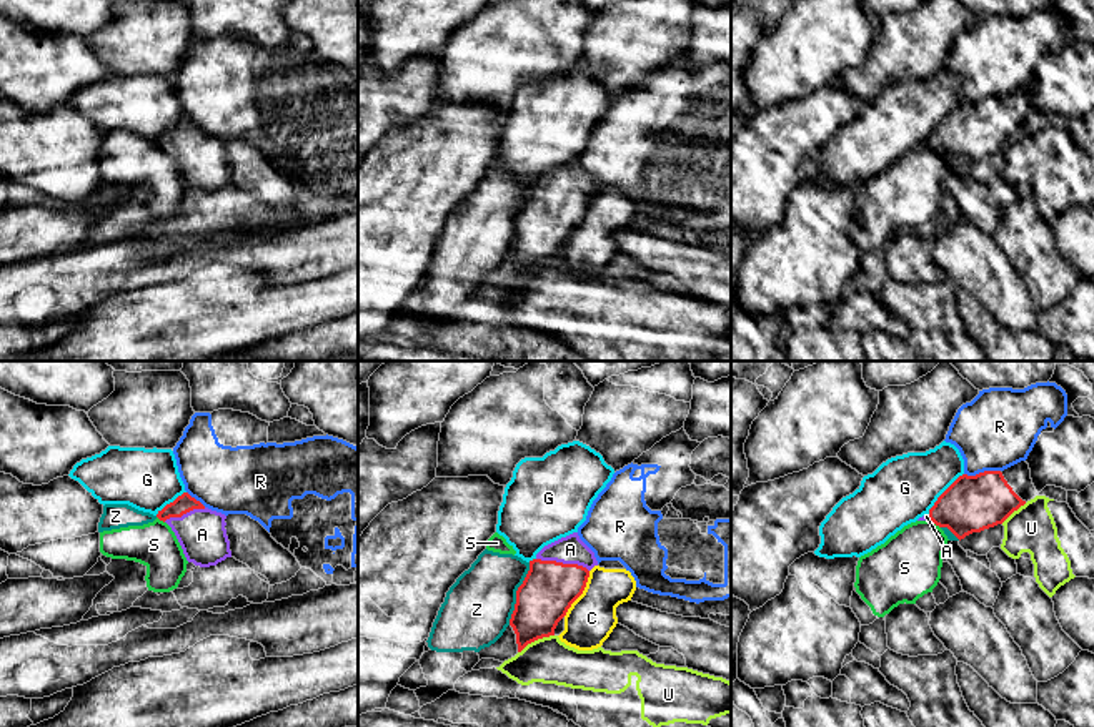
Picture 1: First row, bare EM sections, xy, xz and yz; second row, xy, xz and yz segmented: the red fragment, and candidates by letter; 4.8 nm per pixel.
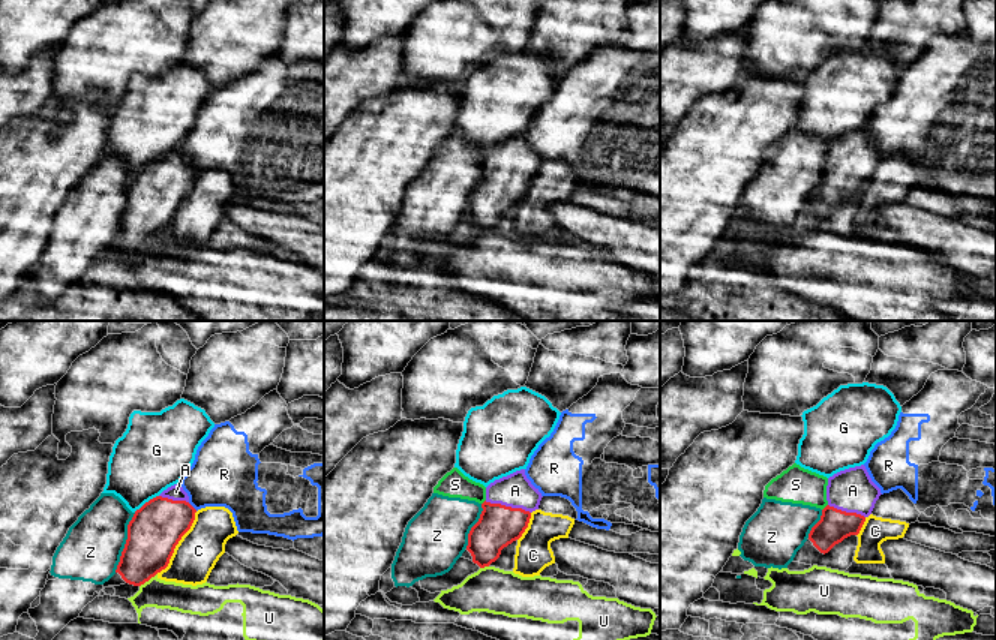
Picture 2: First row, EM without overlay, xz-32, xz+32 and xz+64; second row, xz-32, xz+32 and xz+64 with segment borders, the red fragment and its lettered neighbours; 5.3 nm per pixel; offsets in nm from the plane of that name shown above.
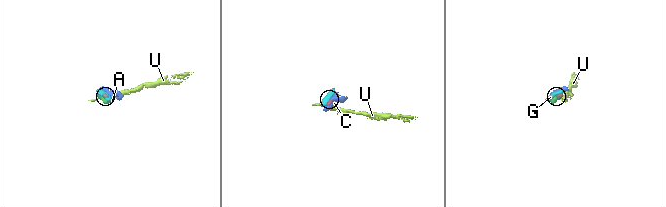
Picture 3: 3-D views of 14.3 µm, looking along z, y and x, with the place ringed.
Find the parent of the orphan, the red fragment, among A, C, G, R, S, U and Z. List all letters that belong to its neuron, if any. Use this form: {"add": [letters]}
{"add": ["A"]}

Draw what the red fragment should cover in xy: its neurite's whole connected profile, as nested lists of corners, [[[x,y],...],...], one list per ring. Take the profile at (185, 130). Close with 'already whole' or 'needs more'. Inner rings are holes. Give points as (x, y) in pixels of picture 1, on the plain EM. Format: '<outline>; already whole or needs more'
[[[188,120],[167,131],[157,145],[172,155],[188,190],[210,195],[231,185],[226,143],[205,135]]]; needs more

